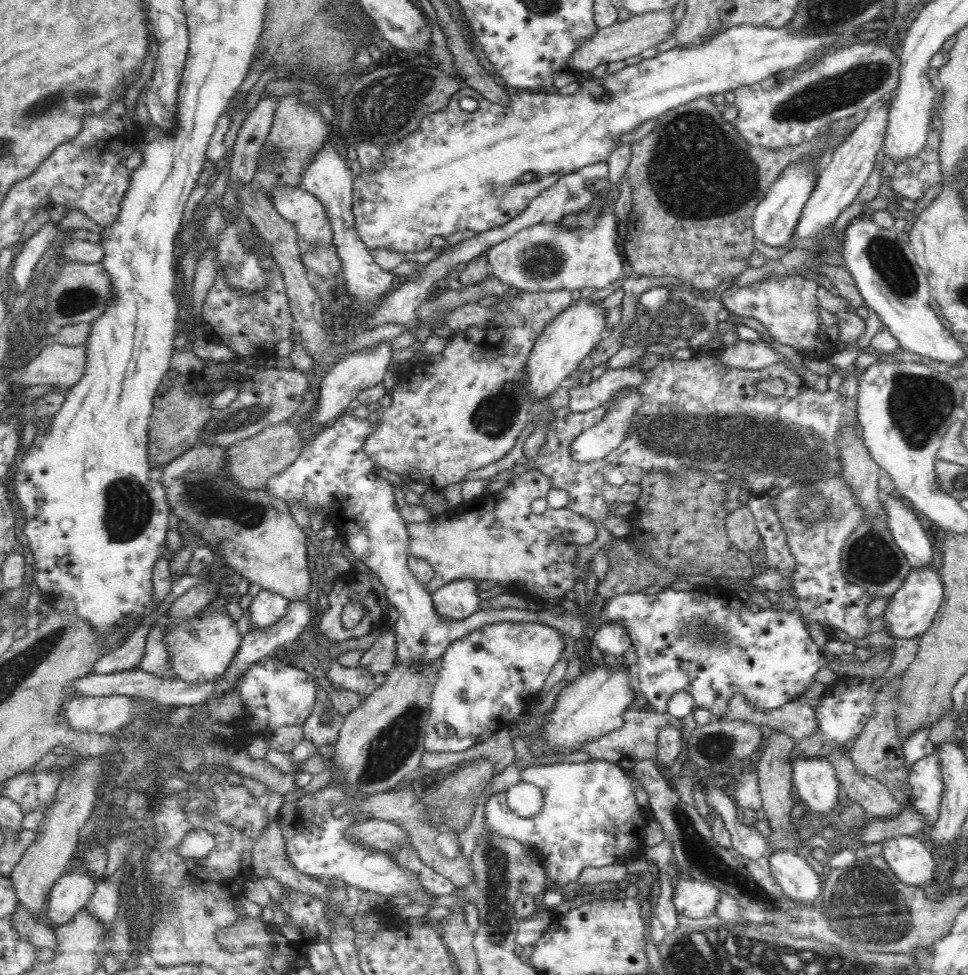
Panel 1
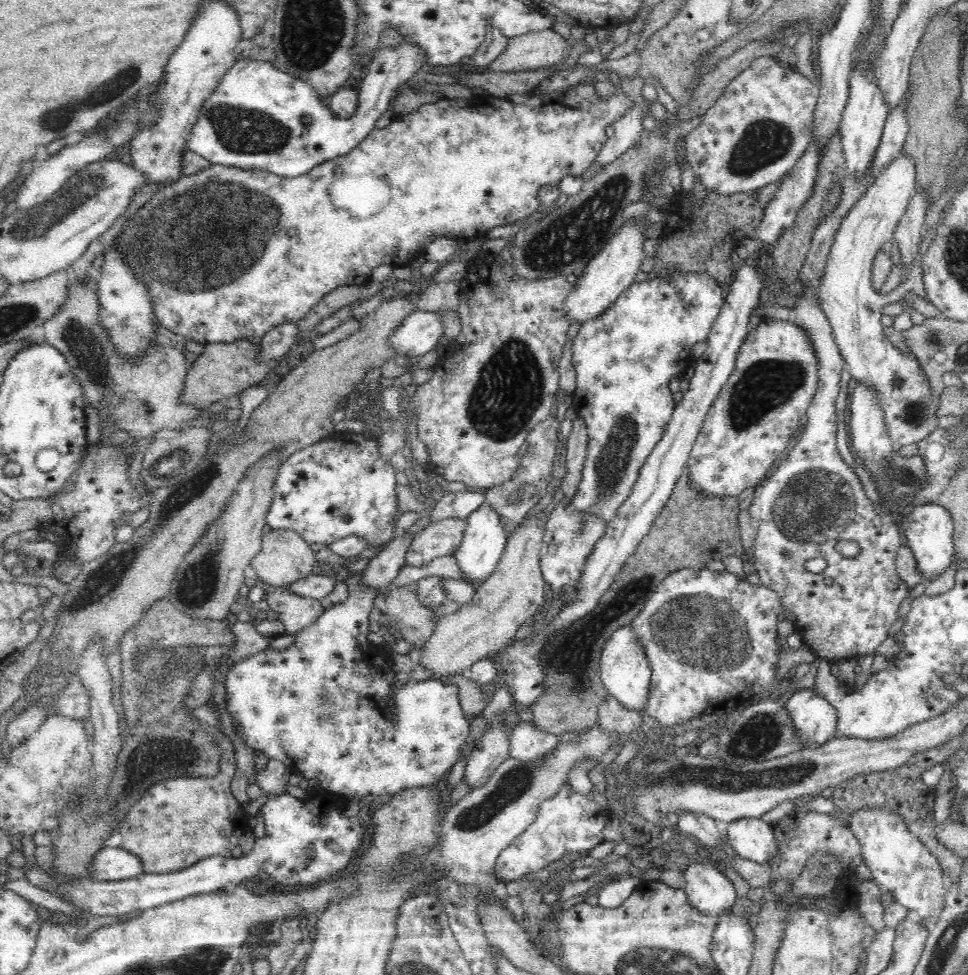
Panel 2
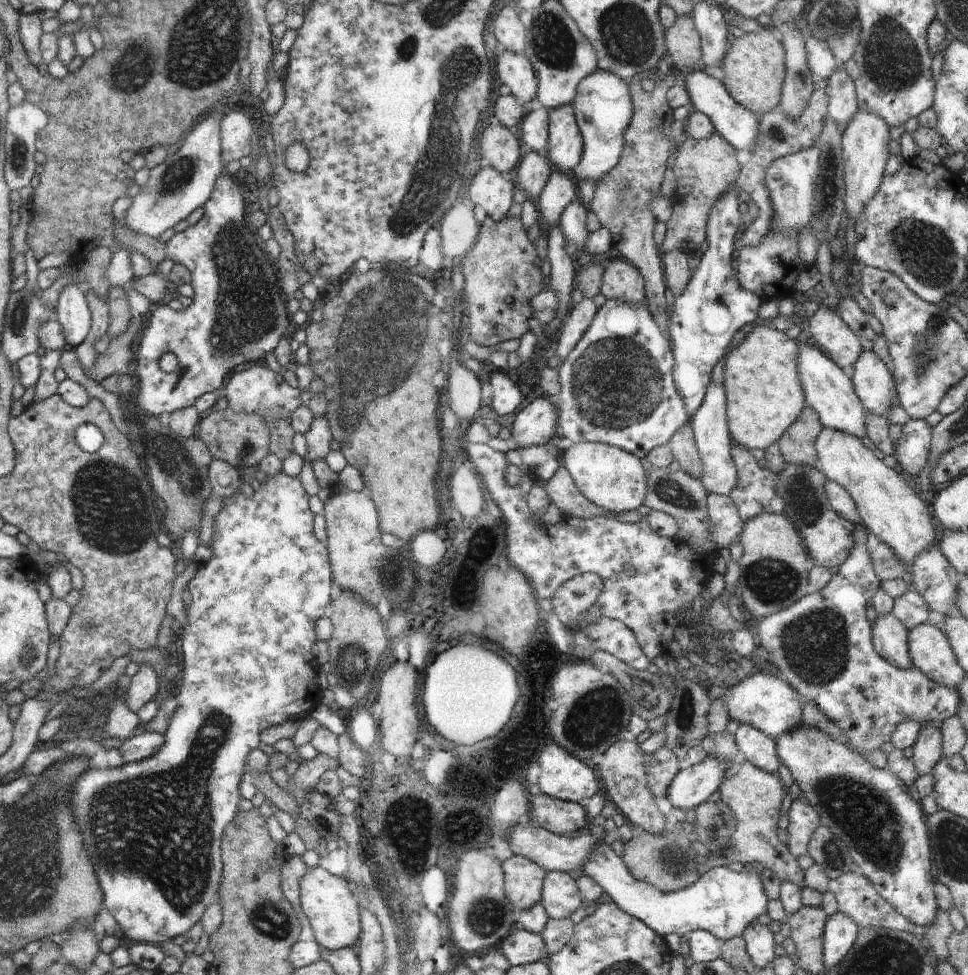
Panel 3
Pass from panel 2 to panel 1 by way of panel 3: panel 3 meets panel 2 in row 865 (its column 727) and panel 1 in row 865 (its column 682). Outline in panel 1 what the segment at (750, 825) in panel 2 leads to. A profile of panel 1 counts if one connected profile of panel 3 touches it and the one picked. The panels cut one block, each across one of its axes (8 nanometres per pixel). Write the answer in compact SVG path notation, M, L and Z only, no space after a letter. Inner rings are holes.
M776 850L767 861L767 869L790 899L805 905L819 901L823 881L808 861L789 850Z

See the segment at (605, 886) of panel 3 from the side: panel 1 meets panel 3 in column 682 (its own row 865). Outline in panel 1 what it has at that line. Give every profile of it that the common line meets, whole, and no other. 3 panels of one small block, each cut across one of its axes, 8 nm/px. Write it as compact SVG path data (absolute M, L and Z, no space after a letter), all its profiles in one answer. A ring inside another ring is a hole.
M914 836L888 838L878 844L876 850L884 856L900 882L918 887L934 882L936 862L933 854Z

